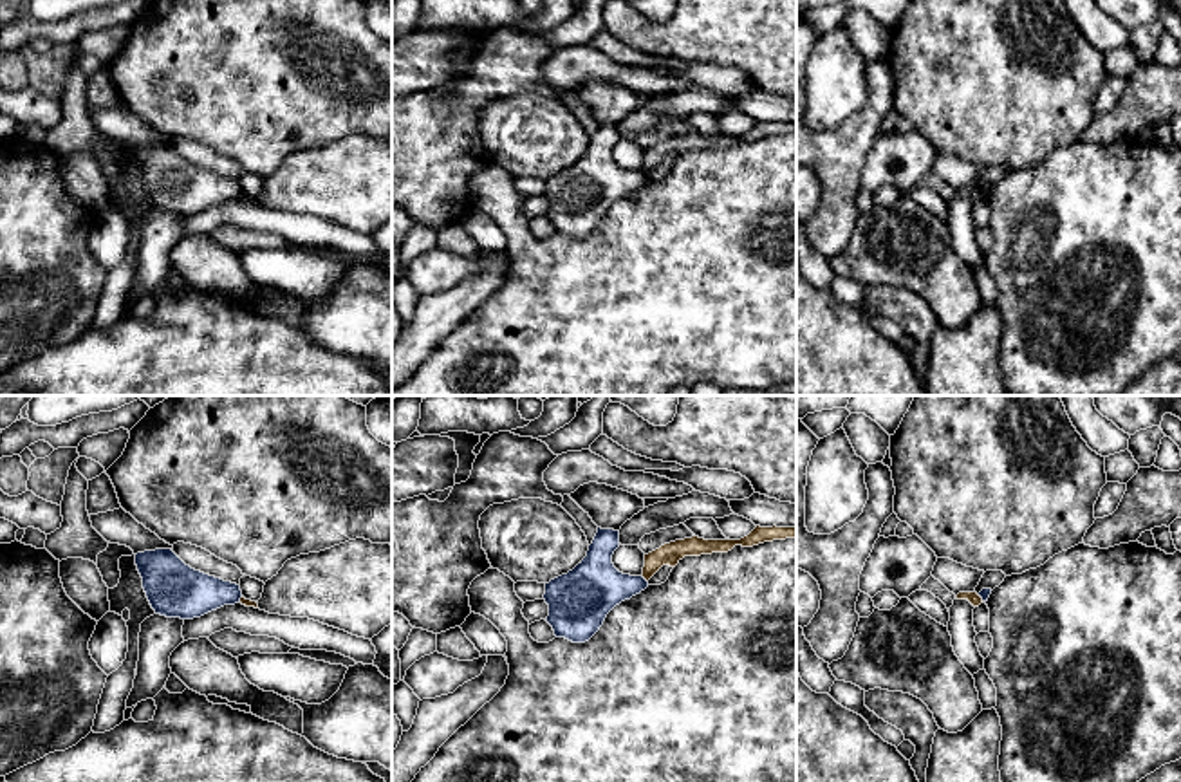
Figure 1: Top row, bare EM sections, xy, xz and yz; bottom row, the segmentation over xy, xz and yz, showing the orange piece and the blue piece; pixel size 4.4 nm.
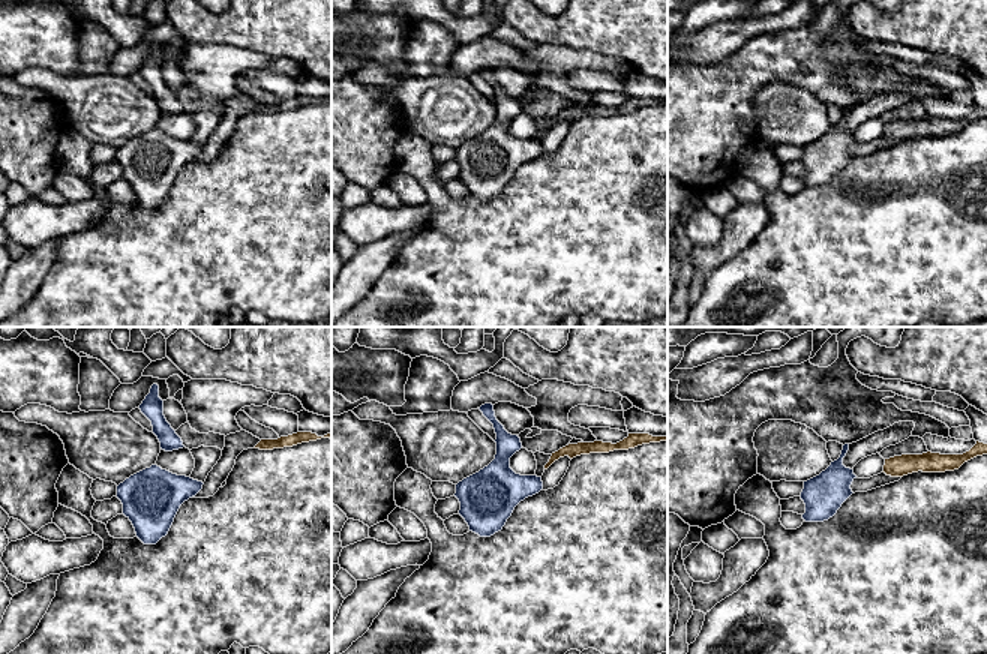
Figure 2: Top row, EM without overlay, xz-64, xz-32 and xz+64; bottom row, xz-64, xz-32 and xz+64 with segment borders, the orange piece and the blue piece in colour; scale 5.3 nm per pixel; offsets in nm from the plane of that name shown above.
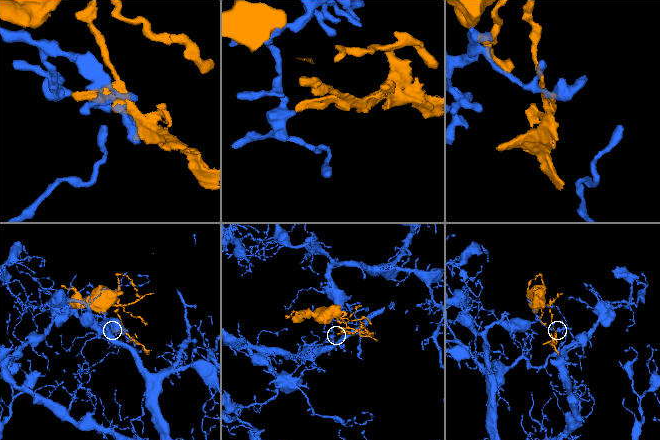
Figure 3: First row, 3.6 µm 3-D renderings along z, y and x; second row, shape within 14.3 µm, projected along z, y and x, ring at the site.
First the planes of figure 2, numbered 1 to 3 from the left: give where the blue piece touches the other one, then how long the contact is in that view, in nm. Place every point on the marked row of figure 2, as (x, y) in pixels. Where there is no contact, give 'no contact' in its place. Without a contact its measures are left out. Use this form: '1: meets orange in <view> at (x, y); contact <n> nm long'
1: no contact
2: no contact
3: no contact

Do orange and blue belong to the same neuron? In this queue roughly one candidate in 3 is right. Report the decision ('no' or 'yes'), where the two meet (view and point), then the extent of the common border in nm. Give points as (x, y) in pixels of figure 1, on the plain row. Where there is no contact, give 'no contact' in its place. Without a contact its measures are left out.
no; meets orange in xz at (643, 172); contact 50 nm long

